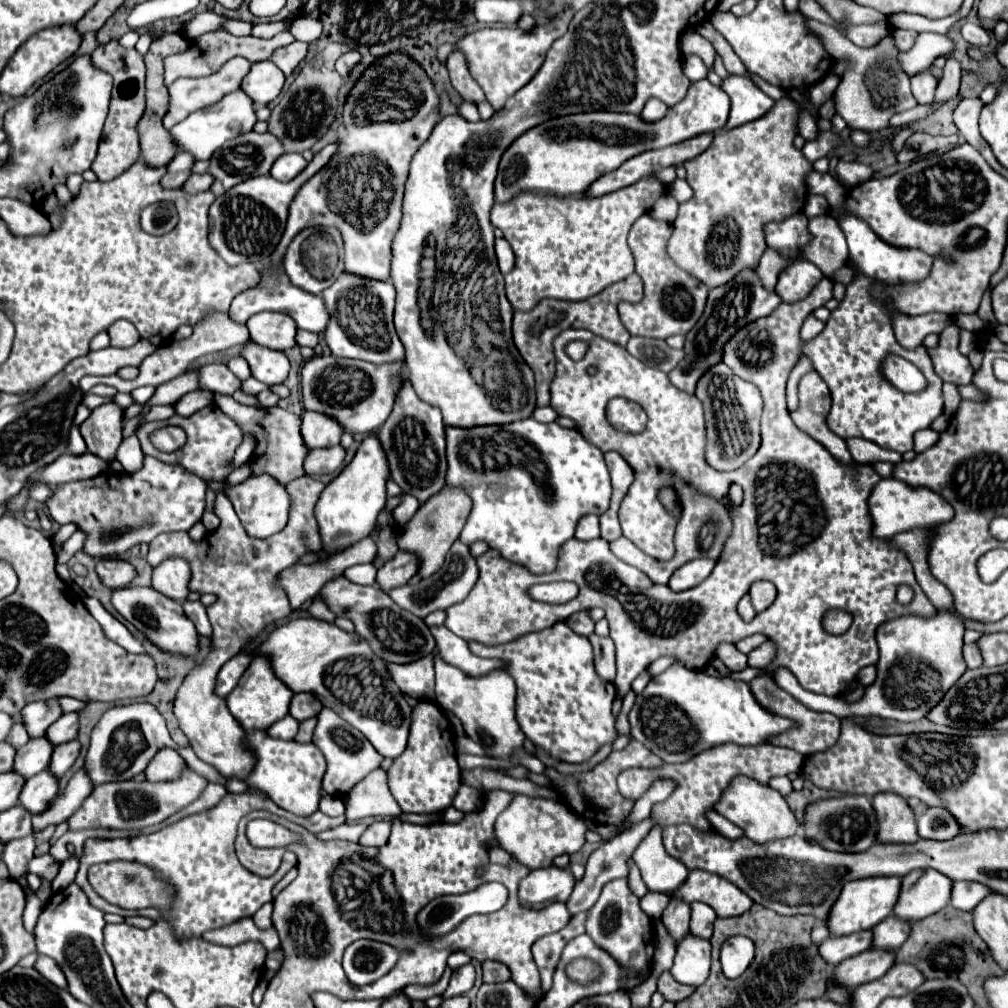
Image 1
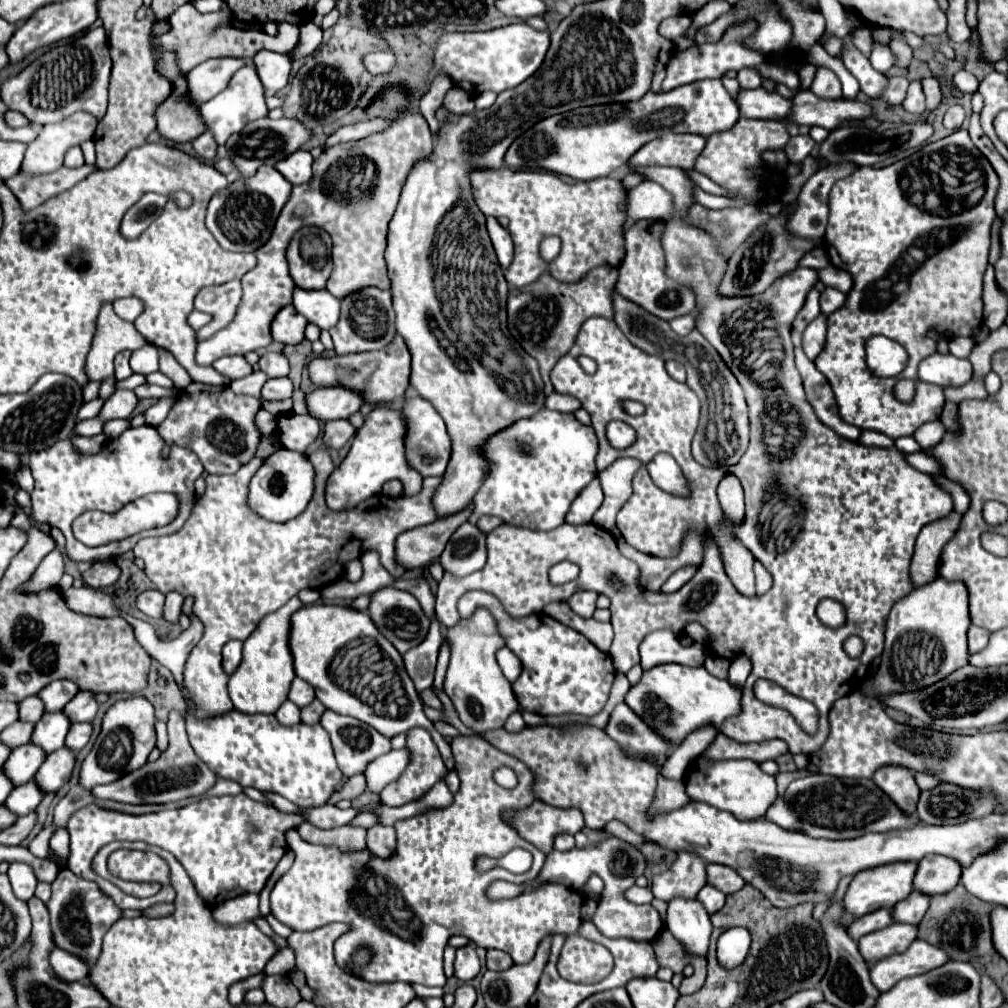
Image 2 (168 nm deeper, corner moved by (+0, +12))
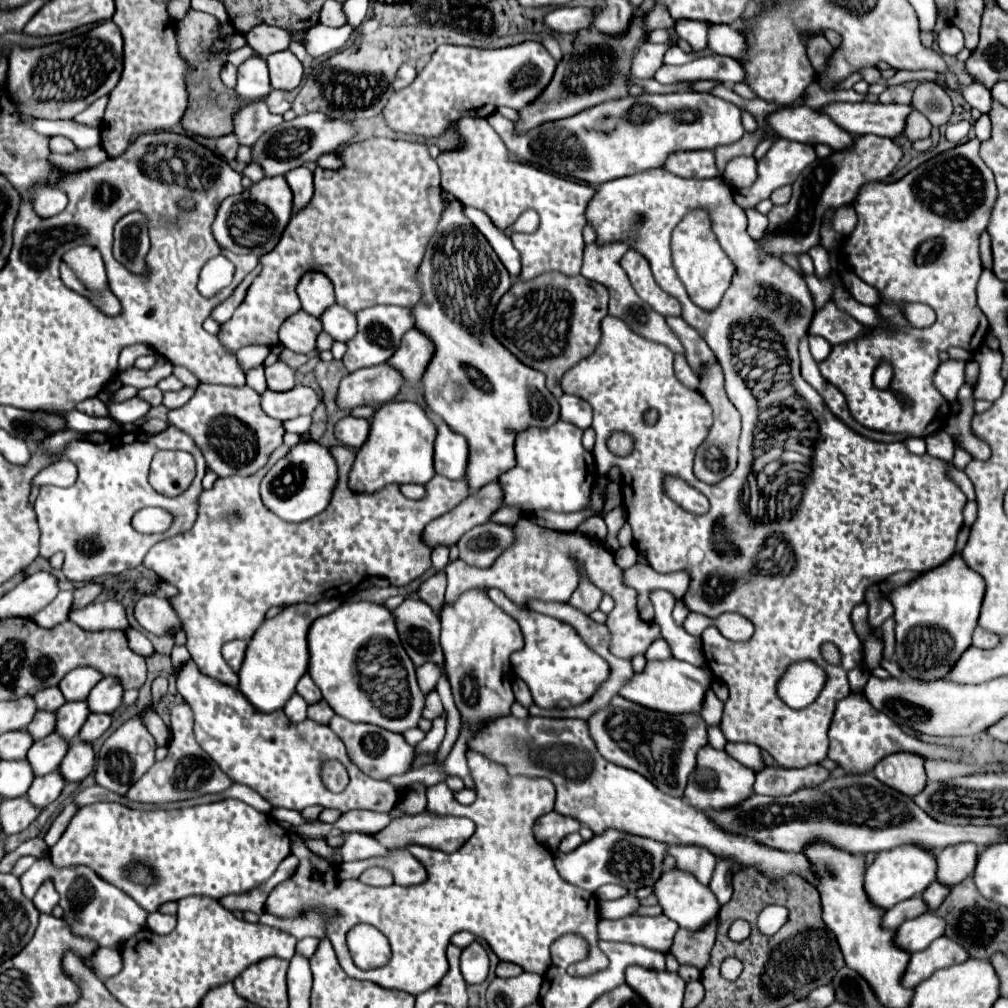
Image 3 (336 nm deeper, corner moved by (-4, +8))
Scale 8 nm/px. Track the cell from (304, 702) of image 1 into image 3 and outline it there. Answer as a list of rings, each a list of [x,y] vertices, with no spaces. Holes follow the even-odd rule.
[[[305,674],[299,684],[297,684],[297,694],[307,702],[307,704],[315,704],[321,700],[321,690],[313,684],[313,680],[309,678],[309,674]]]

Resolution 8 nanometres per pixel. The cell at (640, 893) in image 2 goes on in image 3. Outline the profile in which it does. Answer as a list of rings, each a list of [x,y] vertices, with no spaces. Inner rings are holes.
[[[629,892],[627,896],[617,898],[617,900],[599,900],[599,916],[617,920],[617,918],[625,918],[637,912],[639,906],[641,906],[639,898],[633,892]]]

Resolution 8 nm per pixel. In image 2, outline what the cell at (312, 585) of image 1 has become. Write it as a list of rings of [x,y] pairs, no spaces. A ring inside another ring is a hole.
[[[295,596],[277,612],[263,618],[257,630],[243,642],[243,660],[229,678],[229,694],[233,708],[243,714],[275,714],[277,708],[287,700],[289,686],[295,678],[293,656],[289,650],[291,616],[301,608],[301,600]]]

